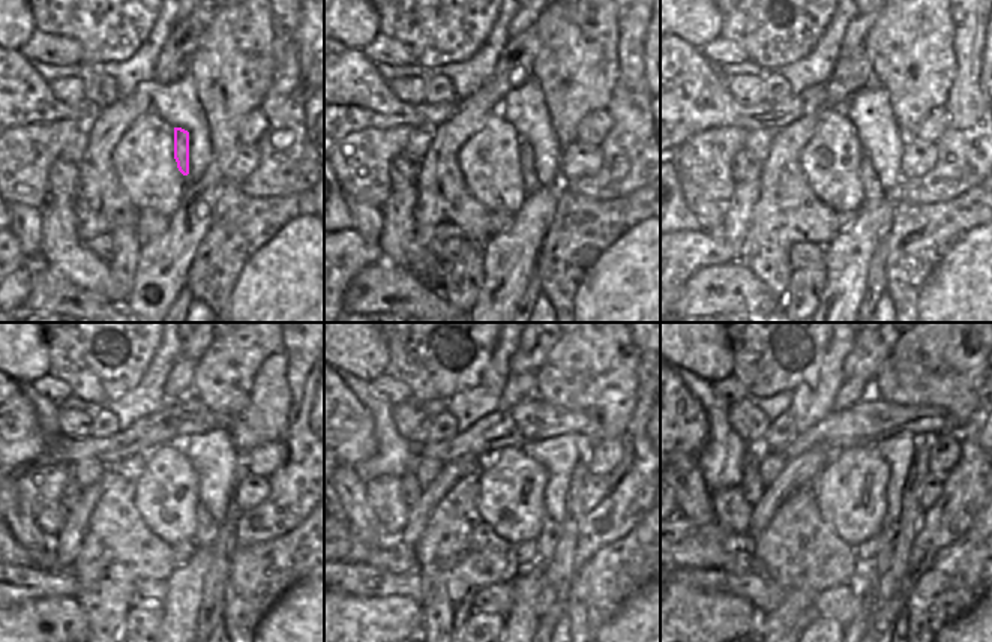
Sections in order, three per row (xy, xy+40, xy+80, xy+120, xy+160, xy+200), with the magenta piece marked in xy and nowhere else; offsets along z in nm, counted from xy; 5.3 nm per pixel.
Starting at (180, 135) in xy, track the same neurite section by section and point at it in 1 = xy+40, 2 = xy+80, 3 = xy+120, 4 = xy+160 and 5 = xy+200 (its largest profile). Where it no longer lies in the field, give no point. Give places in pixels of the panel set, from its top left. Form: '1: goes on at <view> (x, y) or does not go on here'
1: goes on at xy+40 (530, 179)
2: goes on at xy+80 (871, 185)
3: goes on at xy+120 (206, 533)
4: goes on at xy+160 (547, 540)
5: goes on at xy+200 (887, 531)

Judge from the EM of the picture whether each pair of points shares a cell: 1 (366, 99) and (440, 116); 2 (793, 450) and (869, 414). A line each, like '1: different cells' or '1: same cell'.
1: same cell
2: same cell

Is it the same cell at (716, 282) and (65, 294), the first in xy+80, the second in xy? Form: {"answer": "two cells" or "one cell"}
{"answer": "one cell"}

